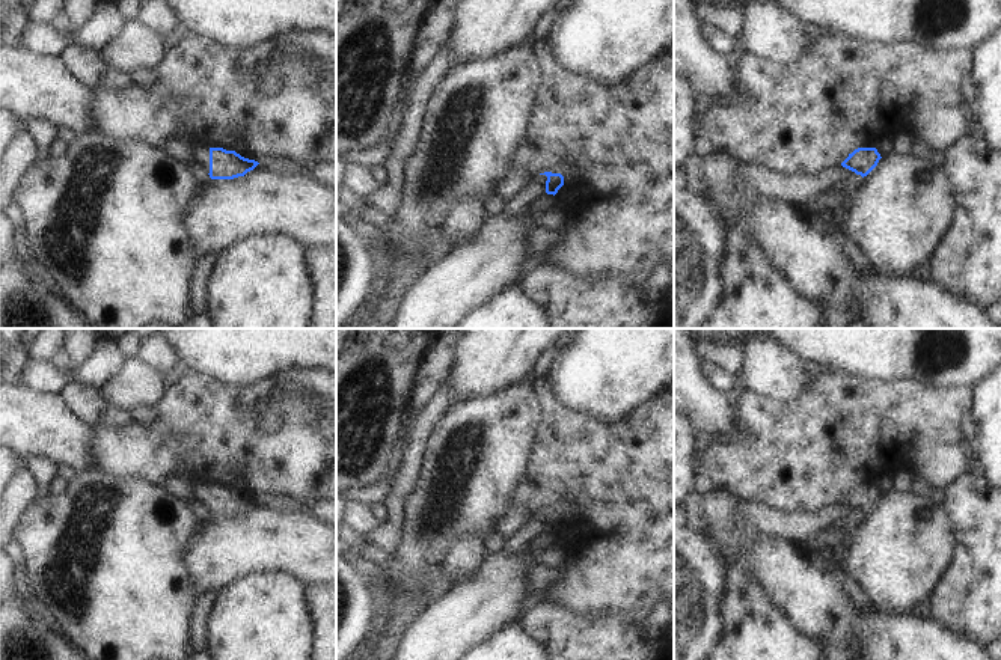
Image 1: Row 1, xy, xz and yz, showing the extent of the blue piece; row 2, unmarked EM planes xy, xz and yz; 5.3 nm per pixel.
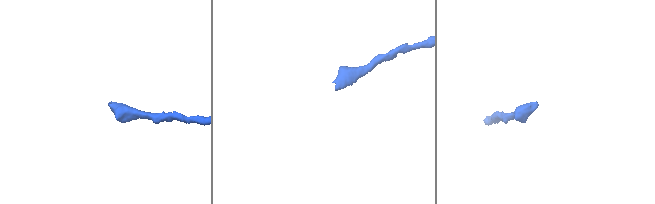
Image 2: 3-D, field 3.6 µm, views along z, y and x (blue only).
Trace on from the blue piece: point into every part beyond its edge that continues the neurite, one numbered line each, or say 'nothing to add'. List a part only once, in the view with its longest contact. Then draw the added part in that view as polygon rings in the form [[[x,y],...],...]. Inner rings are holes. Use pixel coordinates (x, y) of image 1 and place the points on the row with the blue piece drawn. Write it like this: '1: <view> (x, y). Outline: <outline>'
1: xy (201, 154). Outline: [[[194,146],[193,149],[193,160],[196,169],[204,170],[207,175],[210,173],[210,149],[207,146]]]

